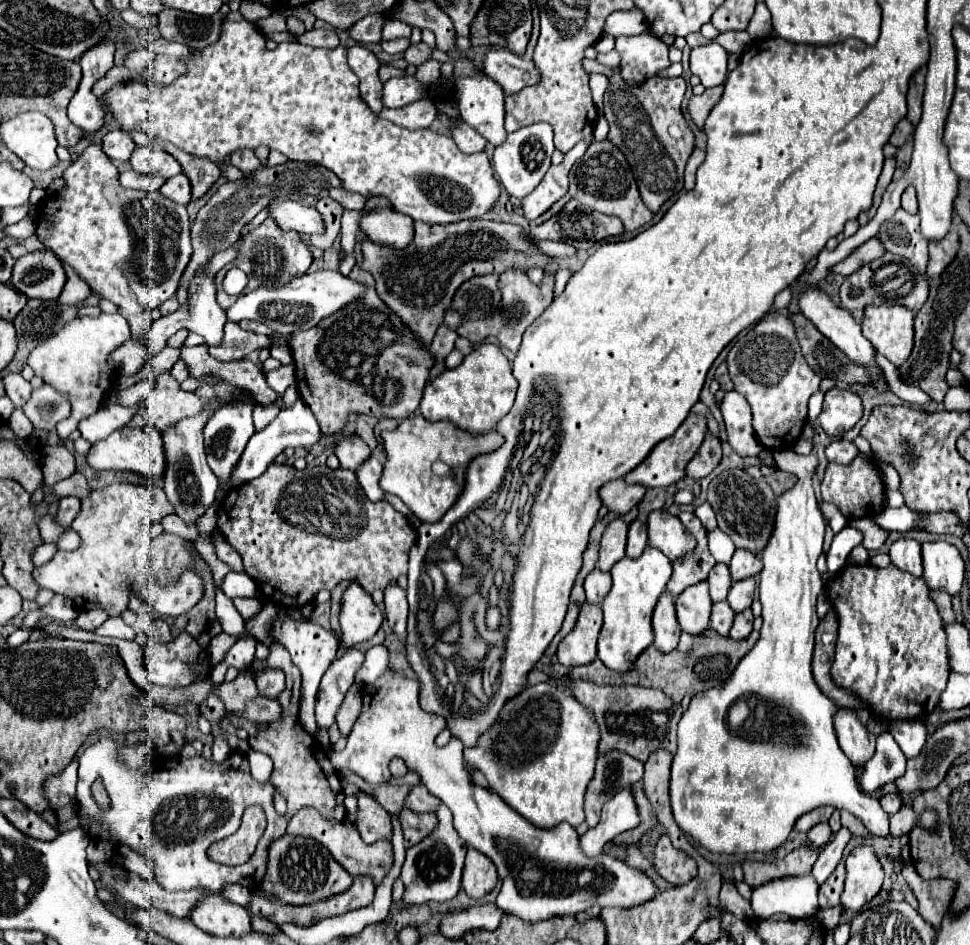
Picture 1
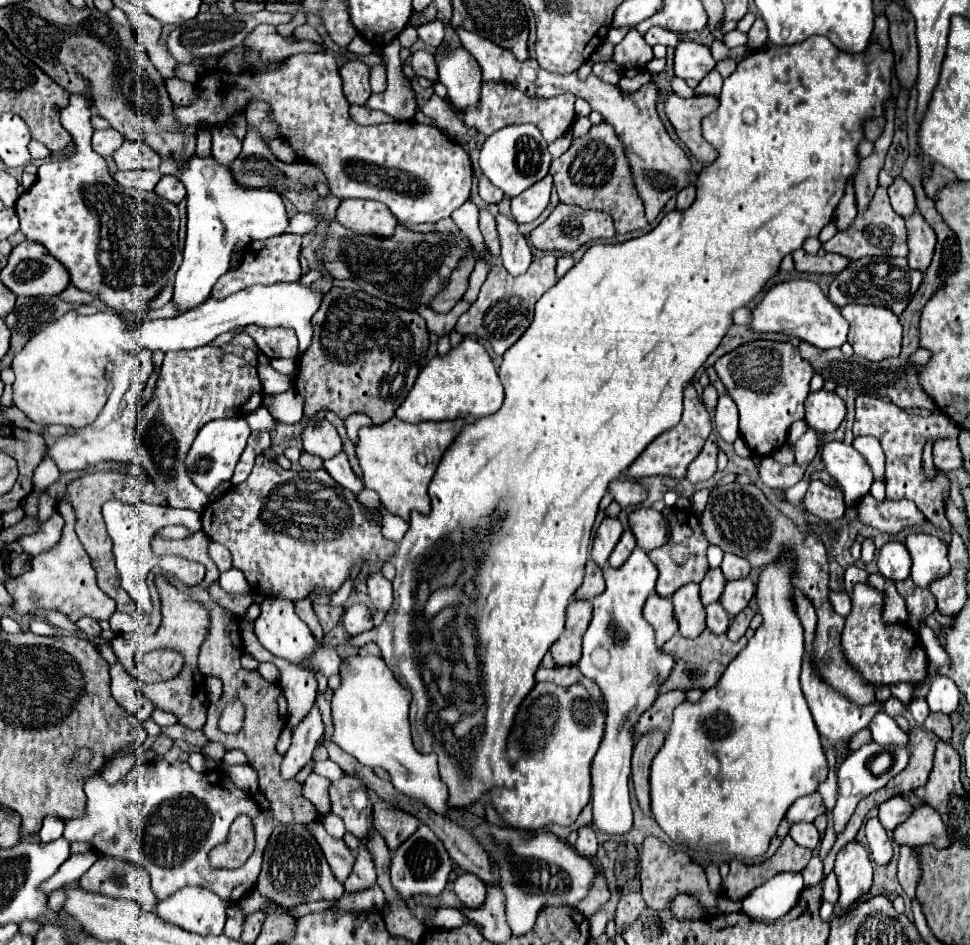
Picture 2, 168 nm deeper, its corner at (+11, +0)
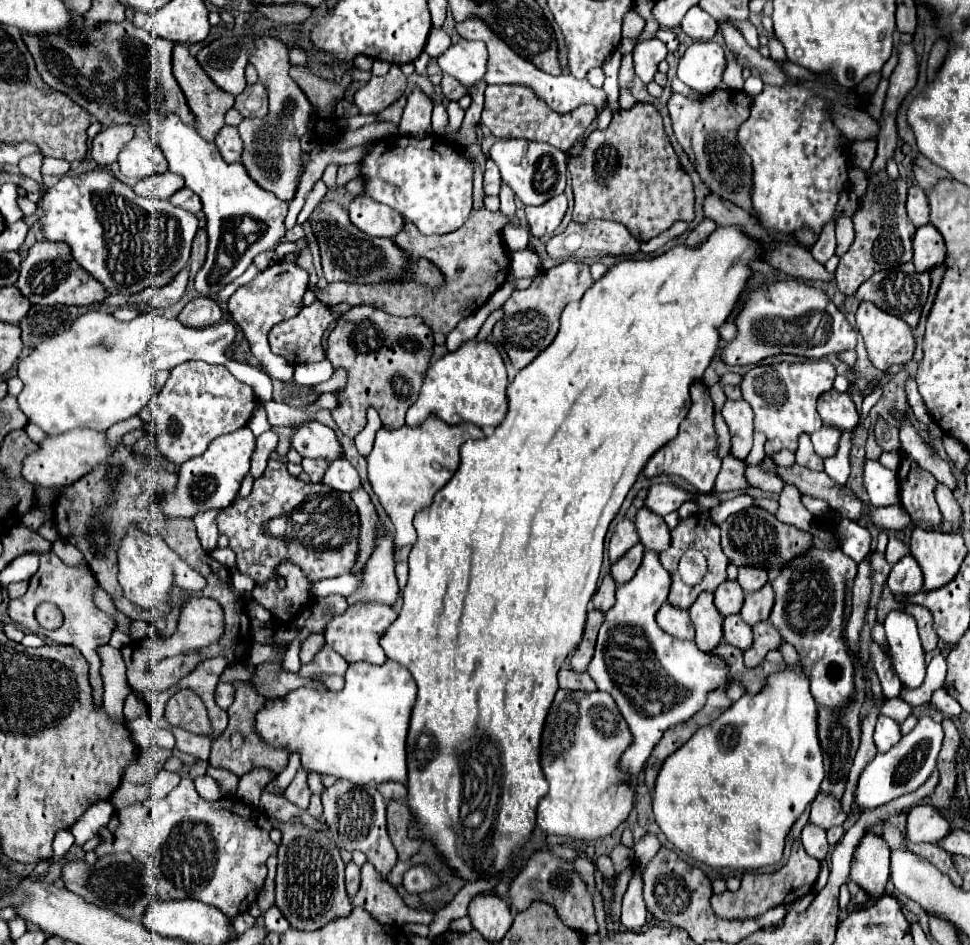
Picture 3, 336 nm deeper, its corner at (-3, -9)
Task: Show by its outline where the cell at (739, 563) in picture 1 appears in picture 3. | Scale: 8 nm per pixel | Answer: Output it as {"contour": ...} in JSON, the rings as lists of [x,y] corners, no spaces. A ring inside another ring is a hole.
{"contour":[[[738,567],[738,583],[744,589],[744,593],[758,591],[768,579],[766,569],[762,567]]]}

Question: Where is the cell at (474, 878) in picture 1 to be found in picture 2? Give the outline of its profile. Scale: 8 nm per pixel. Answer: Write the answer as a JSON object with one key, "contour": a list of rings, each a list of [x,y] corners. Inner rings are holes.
{"contour":[[[466,872],[454,880],[454,892],[460,898],[460,902],[472,910],[480,908],[486,900],[486,886],[470,872]]]}

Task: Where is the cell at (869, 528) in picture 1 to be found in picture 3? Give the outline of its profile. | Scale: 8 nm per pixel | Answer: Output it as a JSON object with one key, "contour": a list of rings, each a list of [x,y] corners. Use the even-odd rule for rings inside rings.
{"contour":[[[890,537],[890,541],[888,541],[888,547],[886,547],[886,561],[890,563],[890,565],[894,565],[896,561],[900,561],[904,555],[908,553],[908,547],[900,541],[900,539],[896,539],[896,537]]]}

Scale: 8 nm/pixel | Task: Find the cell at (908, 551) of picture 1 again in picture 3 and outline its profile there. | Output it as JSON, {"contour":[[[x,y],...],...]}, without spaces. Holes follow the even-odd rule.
{"contour":[[[906,555],[892,567],[886,583],[894,595],[916,595],[924,589],[922,569],[918,563],[914,563],[912,555]]]}

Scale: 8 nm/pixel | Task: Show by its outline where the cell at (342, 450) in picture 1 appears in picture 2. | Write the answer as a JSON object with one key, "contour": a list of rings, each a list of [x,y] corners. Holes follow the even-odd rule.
{"contour":[[[310,420],[302,430],[302,448],[308,454],[328,460],[342,452],[342,440],[328,420]]]}

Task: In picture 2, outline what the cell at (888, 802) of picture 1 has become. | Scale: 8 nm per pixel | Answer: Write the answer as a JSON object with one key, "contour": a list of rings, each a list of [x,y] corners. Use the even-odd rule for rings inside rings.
{"contour":[[[894,796],[890,800],[886,800],[884,804],[880,804],[878,808],[878,818],[882,822],[882,826],[892,832],[896,826],[900,826],[910,814],[914,812],[914,806],[910,800],[906,800],[904,796]]]}

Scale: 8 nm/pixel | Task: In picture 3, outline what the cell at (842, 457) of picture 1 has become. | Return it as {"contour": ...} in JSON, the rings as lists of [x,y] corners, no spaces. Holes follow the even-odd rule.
{"contour":[[[864,459],[862,461],[862,479],[864,479],[866,493],[870,497],[870,503],[878,507],[900,503],[896,471],[882,467],[878,461]]]}

